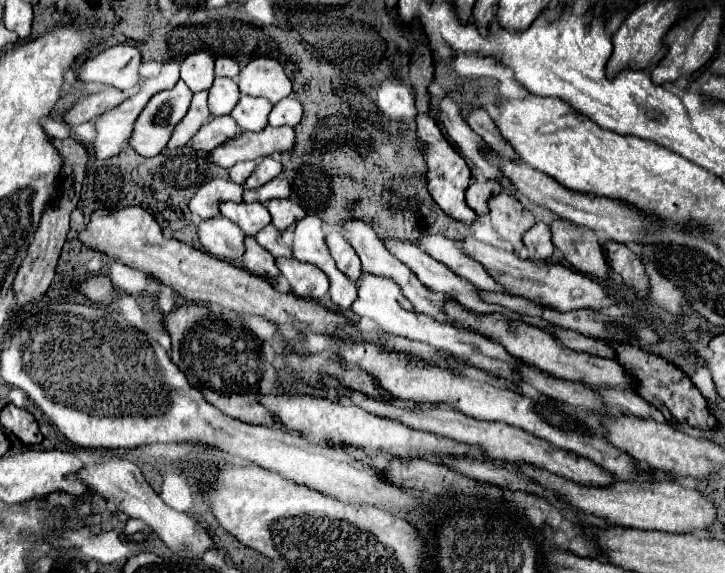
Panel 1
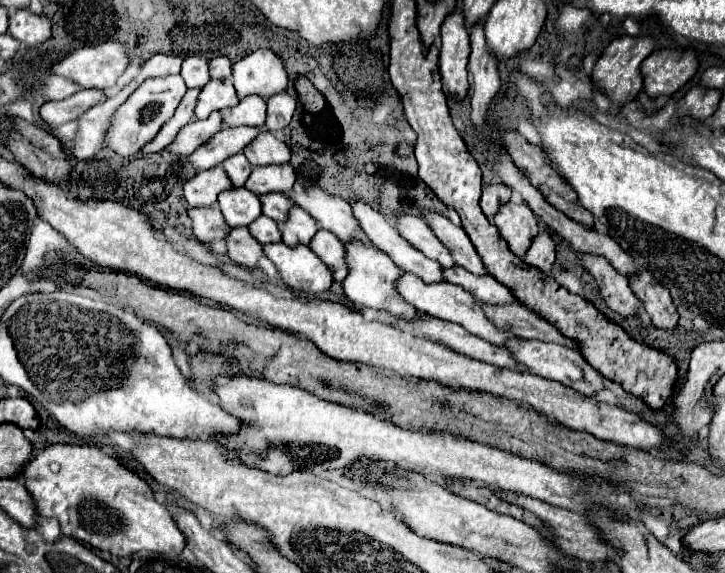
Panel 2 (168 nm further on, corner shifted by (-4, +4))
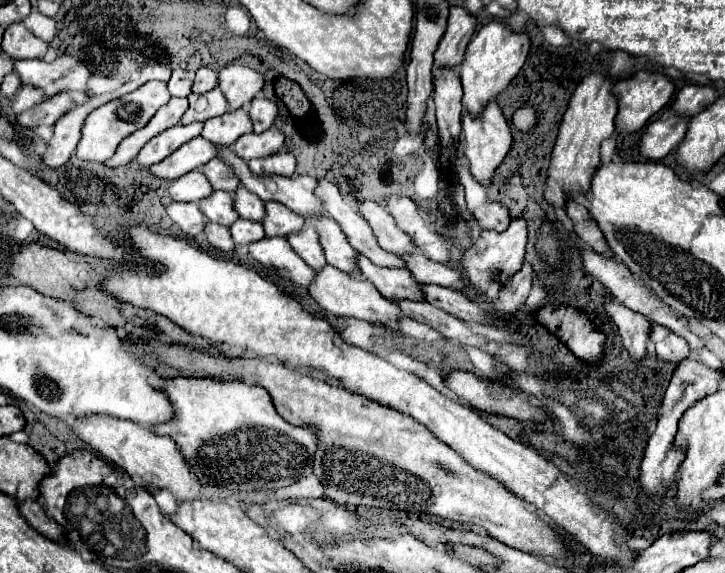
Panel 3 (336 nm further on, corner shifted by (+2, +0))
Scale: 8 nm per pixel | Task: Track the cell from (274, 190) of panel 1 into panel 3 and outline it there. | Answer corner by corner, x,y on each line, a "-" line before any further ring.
288,150
276,152
272,156
264,156
260,160
250,160
248,162
250,170
254,174
280,174
280,176
292,176
296,168
296,158

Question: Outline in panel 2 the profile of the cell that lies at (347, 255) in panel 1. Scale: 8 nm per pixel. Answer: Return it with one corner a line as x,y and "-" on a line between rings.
318,230
310,242
310,250
314,254
318,254
318,258
332,270
336,282
342,282
346,278
346,272
348,272
346,244
342,240
338,240
338,236
334,236
332,232
326,232
326,230

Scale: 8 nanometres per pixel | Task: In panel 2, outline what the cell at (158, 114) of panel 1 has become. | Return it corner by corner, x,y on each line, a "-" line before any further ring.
166,76
166,78
146,80
134,92
134,96
130,96
122,104
122,108
116,110
116,114
112,118
112,126
106,136
106,144
120,156
136,156
142,150
142,146
146,146
150,140
154,140
154,134
160,132
162,124
166,124
166,120
170,120
170,116
174,116
186,90
188,88
186,88
182,76

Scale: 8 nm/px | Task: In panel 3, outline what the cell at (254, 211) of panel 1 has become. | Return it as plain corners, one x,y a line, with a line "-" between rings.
222,190
212,192
212,196
200,200
198,206
200,206
200,212
204,212
204,216
210,222
230,226
234,220
238,220
230,192
222,192

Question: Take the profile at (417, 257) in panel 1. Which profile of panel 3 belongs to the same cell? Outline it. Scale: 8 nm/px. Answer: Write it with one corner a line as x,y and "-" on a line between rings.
318,180
316,198
322,200
326,212
340,224
340,228
346,234
350,246
358,254
368,256
370,260
374,260
374,264
380,264
380,266
398,266
398,268
404,266
402,260
398,260
396,256
392,256
392,254
378,248
378,242
374,238
370,226
354,210
354,204
342,198
336,184
332,184
328,180

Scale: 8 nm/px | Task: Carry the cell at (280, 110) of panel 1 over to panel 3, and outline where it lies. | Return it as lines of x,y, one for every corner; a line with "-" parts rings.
254,98
252,106
250,106
250,118
254,122
254,132
260,134
268,128
272,128
274,120
278,116
278,106
266,98

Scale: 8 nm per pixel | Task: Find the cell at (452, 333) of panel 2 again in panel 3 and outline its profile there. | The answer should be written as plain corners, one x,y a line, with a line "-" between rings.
326,264
326,268
322,268
320,272
316,272
312,284
308,286
310,296
328,312
338,314
338,316
354,316
366,322
396,322
400,308
392,302
388,302
384,296
380,296
380,292
376,292
376,288
362,278
352,278
344,272
340,272
338,268
332,268

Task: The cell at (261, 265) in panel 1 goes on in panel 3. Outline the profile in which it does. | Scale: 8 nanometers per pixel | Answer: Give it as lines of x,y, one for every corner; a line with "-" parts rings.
208,222
206,228
204,228
204,234
206,234
206,240
208,240
214,248
218,248
218,250
222,250
222,252
232,252
232,250
234,250
234,242
232,242
232,236
230,236
230,232
228,232
226,226

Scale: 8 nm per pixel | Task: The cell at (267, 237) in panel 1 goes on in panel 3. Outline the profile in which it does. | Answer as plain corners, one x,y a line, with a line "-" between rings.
238,218
232,226
230,226
230,234
236,246
244,246
256,240
264,238
264,228
260,222
252,222
252,220
242,220

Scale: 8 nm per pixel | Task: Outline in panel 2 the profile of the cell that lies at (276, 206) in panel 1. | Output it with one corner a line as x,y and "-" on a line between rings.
266,194
266,196
260,196
260,202
262,202
262,214
270,216
278,224
284,224
290,208
296,206
286,194

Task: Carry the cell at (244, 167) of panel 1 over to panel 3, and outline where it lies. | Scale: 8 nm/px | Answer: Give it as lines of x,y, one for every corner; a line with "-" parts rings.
212,158
208,164
204,164
200,168
204,172
204,176
208,178
208,182
212,184
214,190
224,190
224,192
234,192
238,188
238,178
234,176
234,172
222,164
218,158

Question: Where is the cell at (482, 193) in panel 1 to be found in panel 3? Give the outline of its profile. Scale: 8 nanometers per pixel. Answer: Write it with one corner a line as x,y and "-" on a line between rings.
488,202
480,208
476,208
474,218
478,220
482,230
496,230
496,232
504,232
510,224
510,216
506,206
498,204
498,202

